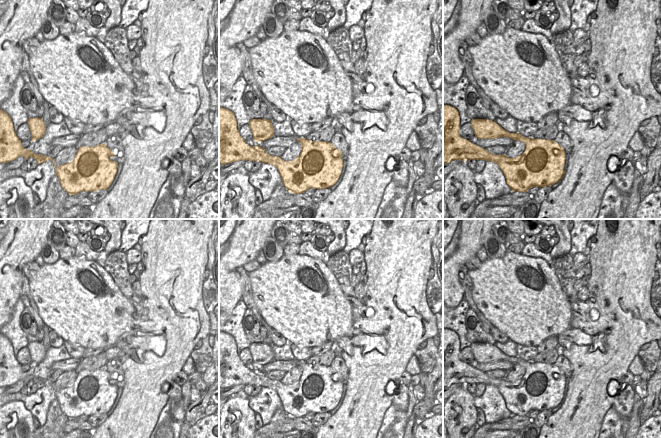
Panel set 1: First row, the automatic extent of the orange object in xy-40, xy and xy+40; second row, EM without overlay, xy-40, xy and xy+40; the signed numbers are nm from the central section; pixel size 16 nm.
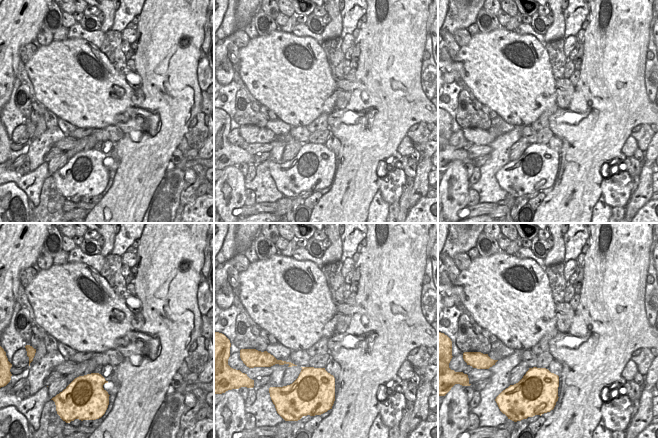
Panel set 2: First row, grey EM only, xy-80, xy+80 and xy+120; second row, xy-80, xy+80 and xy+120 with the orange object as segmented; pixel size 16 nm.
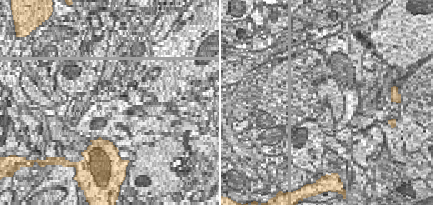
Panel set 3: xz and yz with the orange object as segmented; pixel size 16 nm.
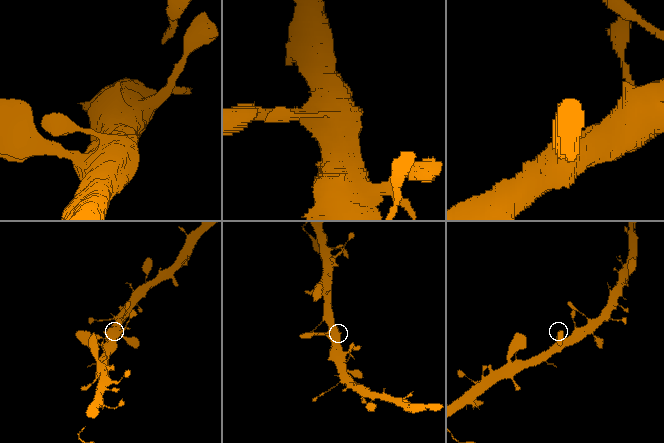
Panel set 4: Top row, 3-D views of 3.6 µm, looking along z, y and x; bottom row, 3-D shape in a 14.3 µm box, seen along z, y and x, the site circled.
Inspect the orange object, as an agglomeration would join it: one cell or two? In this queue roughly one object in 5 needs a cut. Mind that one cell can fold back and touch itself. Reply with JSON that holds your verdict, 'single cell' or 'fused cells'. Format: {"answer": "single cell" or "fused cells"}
{"answer": "single cell"}

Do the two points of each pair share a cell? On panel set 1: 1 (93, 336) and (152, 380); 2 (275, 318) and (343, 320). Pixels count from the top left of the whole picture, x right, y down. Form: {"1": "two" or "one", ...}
{"1": "two", "2": "one"}

